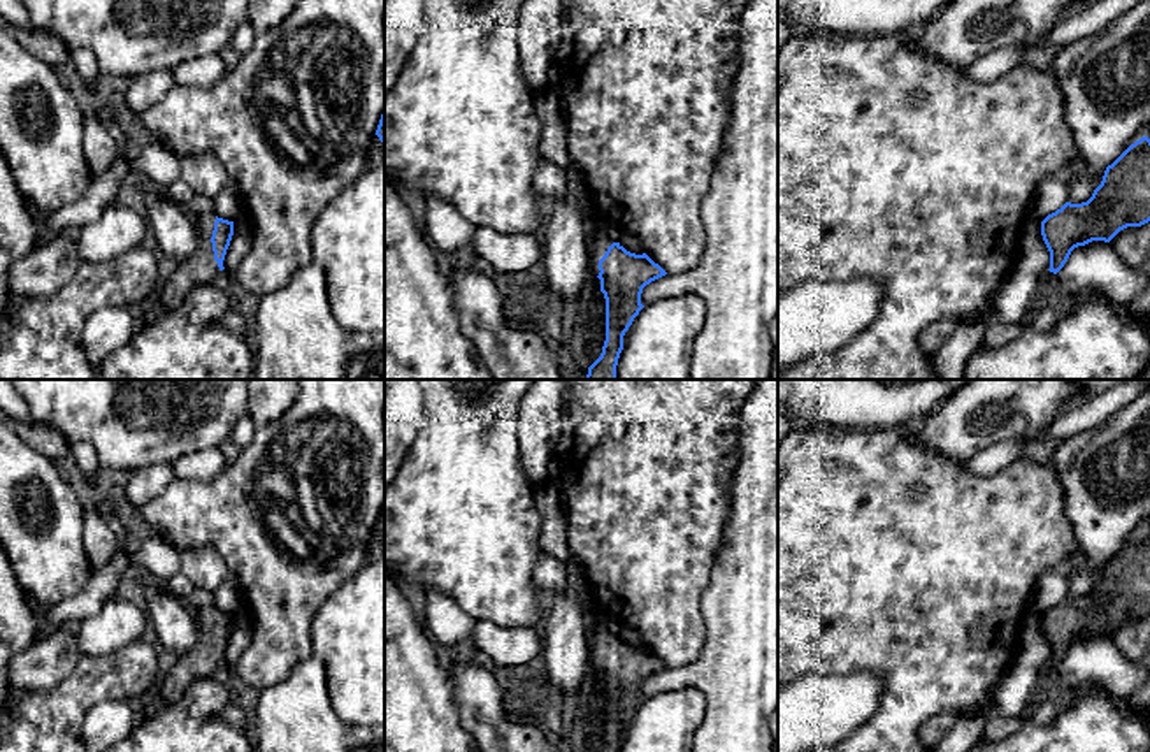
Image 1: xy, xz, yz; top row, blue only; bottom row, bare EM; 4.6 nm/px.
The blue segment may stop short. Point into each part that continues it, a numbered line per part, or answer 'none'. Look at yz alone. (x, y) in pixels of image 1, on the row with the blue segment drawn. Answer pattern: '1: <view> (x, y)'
none

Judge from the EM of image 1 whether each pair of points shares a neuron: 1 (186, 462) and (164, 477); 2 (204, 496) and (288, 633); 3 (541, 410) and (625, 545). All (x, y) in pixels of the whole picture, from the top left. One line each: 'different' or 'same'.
1: different
2: same
3: different

